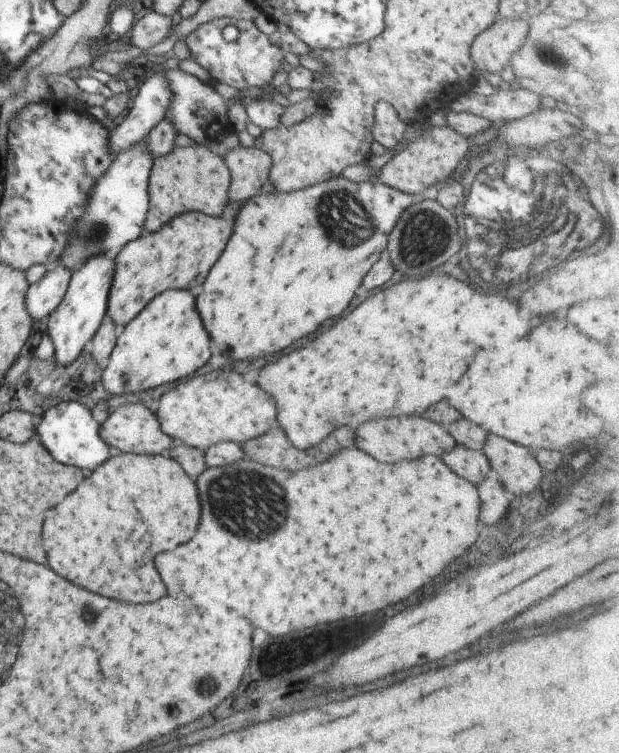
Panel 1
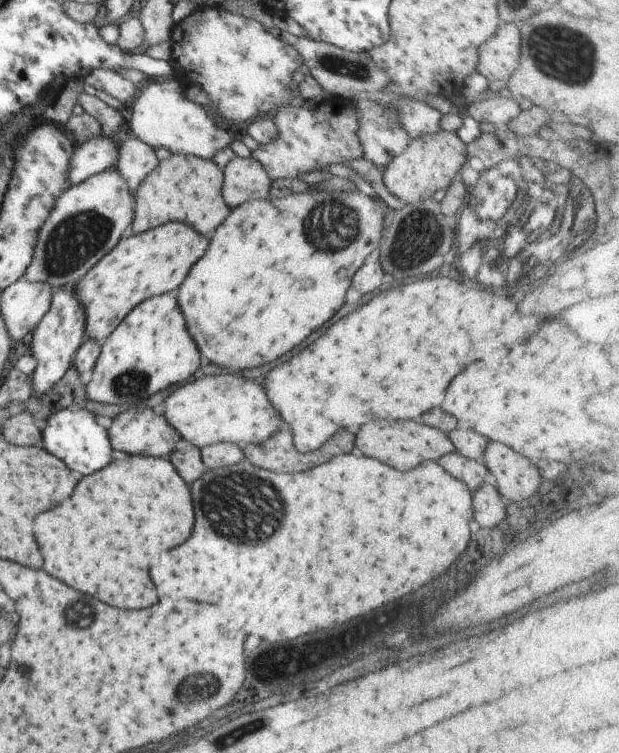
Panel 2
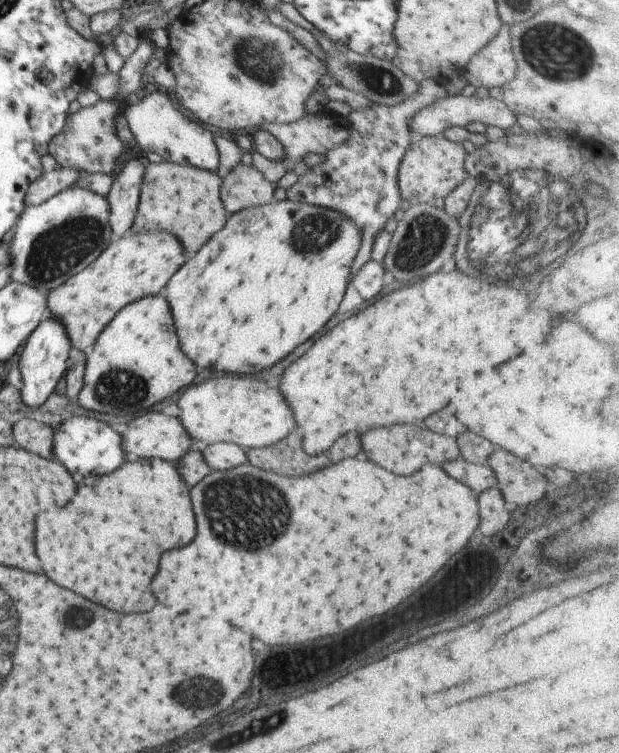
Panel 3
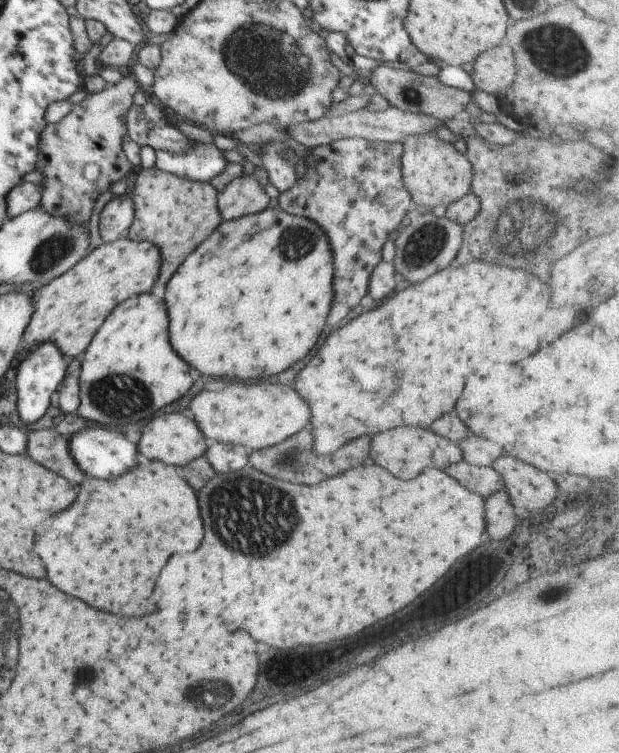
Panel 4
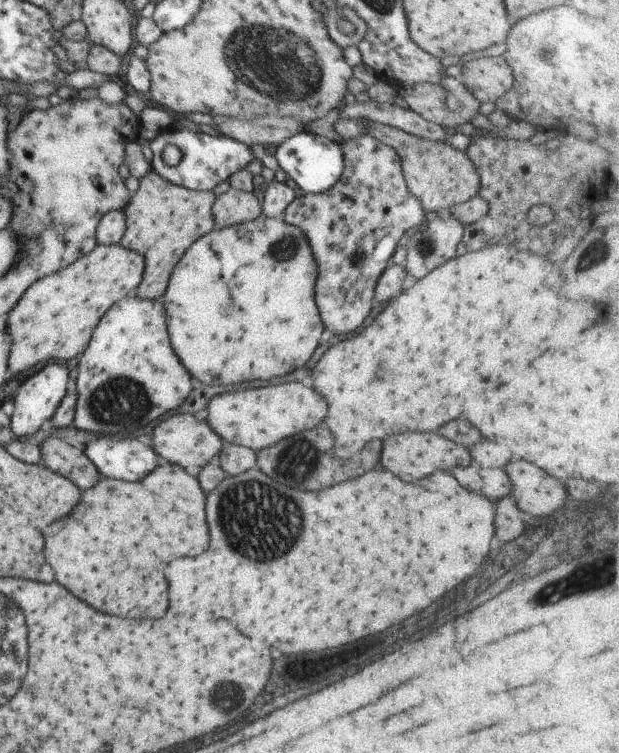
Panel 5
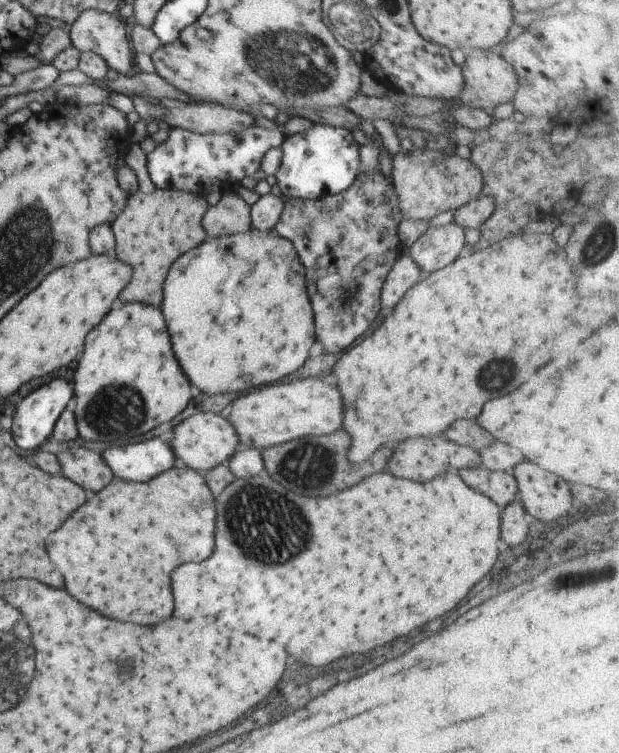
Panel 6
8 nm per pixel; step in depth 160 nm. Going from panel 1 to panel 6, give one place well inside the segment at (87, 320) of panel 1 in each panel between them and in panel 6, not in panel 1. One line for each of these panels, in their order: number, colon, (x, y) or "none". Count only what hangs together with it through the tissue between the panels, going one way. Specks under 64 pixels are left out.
2: (63, 328)
3: (42, 363)
4: (41, 372)
5: (38, 397)
6: (33, 422)

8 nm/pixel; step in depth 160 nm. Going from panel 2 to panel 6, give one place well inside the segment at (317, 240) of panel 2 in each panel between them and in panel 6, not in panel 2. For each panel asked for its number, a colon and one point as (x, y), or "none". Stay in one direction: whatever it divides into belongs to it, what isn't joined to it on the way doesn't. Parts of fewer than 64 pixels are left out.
3: (276, 273)
4: (258, 291)
5: (241, 307)
6: (236, 307)

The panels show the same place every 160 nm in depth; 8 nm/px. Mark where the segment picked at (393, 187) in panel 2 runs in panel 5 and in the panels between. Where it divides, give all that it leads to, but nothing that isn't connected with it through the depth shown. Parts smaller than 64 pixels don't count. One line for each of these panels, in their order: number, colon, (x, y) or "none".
3: (433, 166)
4: (435, 173)
5: (438, 176)

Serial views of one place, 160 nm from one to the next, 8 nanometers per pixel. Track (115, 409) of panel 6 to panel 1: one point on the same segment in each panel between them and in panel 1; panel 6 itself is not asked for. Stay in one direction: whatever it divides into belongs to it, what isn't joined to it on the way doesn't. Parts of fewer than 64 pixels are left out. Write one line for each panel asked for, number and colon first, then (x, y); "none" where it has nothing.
1: (167, 341)
2: (150, 349)
3: (136, 362)
4: (129, 372)
5: (129, 353)

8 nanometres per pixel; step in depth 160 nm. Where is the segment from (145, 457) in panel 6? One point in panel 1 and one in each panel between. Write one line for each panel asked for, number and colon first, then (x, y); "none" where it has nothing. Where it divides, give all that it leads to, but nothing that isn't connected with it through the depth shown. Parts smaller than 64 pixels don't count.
1: (69, 430)
2: (74, 435)
3: (84, 445)
4: (101, 452)
5: (122, 457)

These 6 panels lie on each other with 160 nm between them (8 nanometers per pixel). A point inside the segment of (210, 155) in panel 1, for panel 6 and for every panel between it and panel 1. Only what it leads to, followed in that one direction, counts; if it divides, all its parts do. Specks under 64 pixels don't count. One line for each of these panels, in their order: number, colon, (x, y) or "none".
2: (186, 188)
3: (183, 199)
4: (176, 213)
5: (162, 219)
6: (154, 228)

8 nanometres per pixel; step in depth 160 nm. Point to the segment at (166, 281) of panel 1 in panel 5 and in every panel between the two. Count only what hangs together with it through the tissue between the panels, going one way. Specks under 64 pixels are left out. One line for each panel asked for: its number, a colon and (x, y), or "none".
2: (140, 266)
3: (135, 265)
4: (69, 310)
5: (53, 321)

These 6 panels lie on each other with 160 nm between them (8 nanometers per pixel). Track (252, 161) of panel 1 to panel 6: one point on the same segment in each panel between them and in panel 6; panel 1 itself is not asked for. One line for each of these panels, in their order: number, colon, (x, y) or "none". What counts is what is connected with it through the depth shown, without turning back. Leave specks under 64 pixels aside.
2: (244, 179)
3: (244, 186)
4: (243, 195)
5: (234, 207)
6: (231, 214)

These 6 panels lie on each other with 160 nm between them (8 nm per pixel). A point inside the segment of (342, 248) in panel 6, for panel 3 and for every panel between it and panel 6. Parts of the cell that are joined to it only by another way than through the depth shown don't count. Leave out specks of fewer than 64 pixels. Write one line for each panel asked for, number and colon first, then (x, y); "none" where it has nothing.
3: (359, 177)
4: (353, 188)
5: (354, 228)

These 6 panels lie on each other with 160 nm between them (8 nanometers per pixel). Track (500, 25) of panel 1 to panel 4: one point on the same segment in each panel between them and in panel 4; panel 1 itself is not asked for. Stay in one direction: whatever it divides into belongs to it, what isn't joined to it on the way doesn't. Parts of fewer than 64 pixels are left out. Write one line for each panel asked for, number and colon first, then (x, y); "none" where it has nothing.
2: (498, 57)
3: (494, 65)
4: (494, 70)

